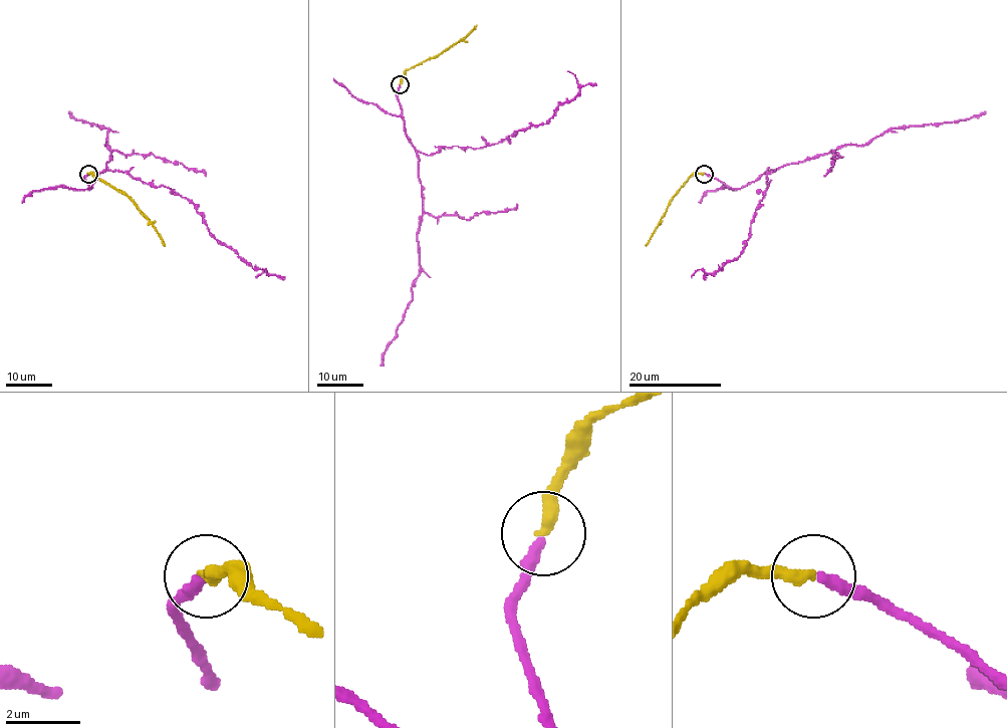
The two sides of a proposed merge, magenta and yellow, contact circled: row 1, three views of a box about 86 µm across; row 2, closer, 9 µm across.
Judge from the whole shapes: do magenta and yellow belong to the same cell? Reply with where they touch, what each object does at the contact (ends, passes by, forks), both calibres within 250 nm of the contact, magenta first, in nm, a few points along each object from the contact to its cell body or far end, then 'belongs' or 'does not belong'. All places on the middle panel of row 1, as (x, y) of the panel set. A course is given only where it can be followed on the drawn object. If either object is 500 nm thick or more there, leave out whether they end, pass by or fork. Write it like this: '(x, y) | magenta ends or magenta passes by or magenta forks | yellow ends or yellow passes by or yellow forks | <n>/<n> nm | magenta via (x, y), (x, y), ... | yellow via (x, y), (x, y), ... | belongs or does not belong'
(400, 84) | magenta ends | yellow ends | 320/360 nm | magenta via (400, 85), (406, 137), (433, 155), (442, 147), (482, 148), (545, 124), (579, 93), (567, 71) | yellow via (400, 84), (405, 72), (435, 58), (477, 26) | belongs

